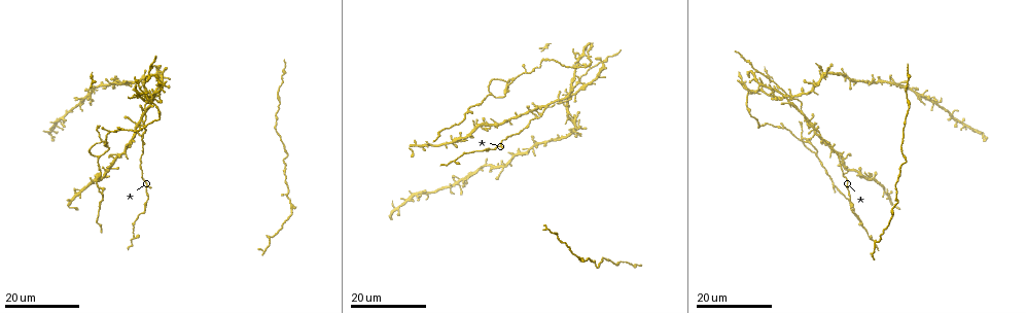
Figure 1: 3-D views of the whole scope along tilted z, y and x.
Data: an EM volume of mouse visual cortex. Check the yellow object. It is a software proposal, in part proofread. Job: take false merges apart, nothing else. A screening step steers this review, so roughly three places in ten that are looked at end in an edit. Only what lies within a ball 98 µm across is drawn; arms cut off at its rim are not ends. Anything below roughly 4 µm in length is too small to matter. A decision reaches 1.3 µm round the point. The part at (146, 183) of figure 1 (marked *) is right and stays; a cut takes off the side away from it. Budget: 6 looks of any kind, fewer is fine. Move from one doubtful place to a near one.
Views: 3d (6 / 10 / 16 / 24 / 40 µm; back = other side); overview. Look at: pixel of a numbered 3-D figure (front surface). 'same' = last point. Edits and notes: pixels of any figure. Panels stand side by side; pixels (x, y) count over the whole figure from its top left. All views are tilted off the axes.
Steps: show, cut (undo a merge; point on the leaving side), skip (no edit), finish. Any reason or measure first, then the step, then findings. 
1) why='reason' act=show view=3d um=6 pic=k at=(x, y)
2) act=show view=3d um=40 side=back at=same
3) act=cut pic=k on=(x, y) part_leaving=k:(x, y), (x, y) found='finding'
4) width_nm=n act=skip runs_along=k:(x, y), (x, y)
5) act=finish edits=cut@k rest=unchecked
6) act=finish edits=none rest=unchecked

why='three-way junction' act=show view=3d um=16 pic=1 at=(802, 137)

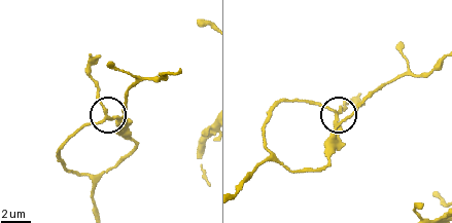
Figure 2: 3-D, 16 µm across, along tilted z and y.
act=show view=3d um=6 pic=2 at=(336, 114)

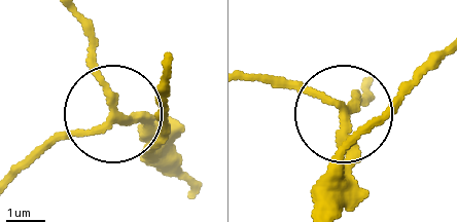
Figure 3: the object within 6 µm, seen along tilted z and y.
arms=3 act=skip found='one cell here'

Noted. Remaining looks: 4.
why='thin arm on a thick one' act=show view=3d um=16 pic=1 at=(504, 169)

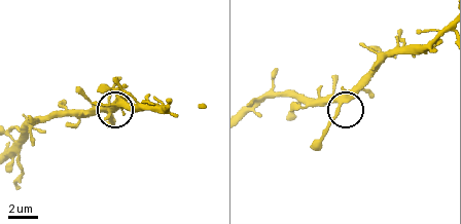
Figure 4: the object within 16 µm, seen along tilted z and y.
act=show view=3d um=6 pic=4 at=(340, 104)

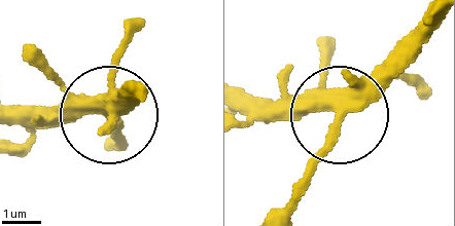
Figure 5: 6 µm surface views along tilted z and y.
arms=4 act=skip found='continuous, no second cell'

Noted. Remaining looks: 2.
why='four-way junction' act=show view=3d um=24 pic=1 at=(579, 63)

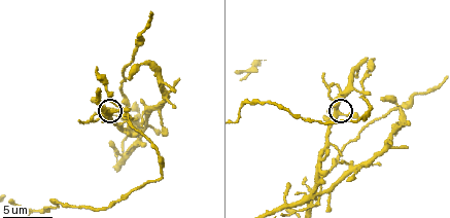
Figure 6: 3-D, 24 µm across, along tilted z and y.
act=show view=3d um=6 pic=6 at=(337, 113)

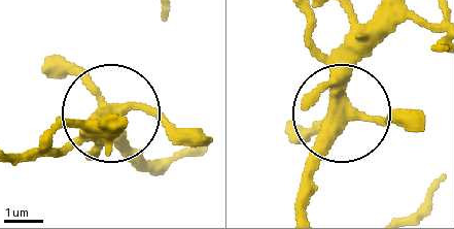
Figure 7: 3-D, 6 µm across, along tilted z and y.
arms=4 act=skip runs_along=7:(304, 210), (314, 140), (338, 113), (301, 128) found='one cell here'

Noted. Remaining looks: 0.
act=finish edits=none rest=unchecked

